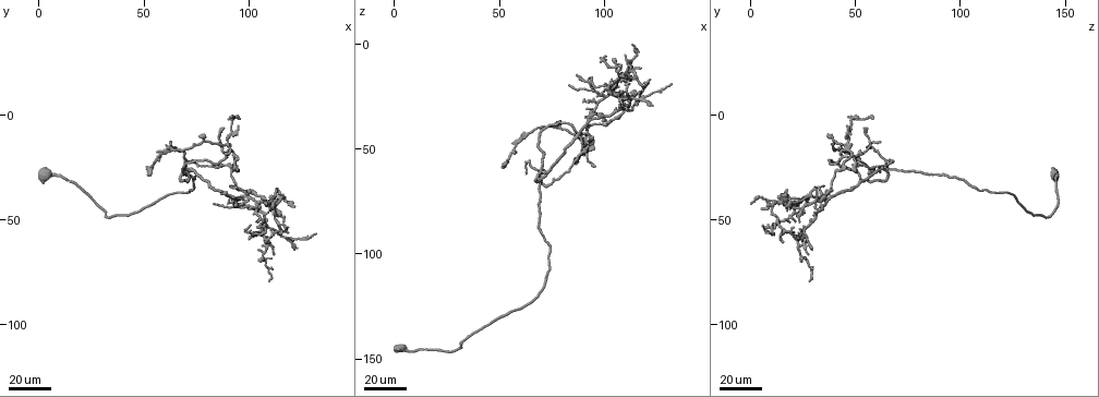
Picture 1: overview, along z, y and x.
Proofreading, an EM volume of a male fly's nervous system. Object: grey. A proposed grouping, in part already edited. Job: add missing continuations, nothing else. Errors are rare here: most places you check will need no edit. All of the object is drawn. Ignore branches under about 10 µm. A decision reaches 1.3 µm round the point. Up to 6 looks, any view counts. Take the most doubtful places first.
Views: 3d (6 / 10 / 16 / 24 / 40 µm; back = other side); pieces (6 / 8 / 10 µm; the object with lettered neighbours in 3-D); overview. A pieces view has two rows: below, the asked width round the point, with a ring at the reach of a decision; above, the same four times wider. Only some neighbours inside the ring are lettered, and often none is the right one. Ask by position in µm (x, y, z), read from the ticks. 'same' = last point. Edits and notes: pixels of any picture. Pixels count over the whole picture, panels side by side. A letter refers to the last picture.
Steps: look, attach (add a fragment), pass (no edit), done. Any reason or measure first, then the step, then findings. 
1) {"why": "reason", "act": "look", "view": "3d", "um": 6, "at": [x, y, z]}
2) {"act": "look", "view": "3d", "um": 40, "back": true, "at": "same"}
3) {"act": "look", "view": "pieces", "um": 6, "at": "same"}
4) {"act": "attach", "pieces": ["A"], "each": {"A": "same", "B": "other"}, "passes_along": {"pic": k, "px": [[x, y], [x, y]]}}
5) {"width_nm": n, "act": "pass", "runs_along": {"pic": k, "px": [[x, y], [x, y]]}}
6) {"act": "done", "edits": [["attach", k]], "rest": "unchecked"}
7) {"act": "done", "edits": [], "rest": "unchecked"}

{"act": "look", "view": "3d", "um": 40, "at": [118, 54, 12]}

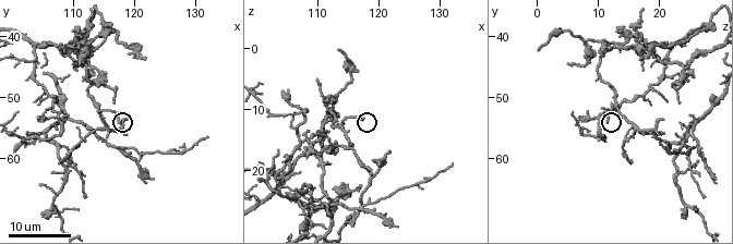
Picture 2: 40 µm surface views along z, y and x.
{"act": "look", "view": "pieces", "um": 10, "at": [117.5, 54.0, 11.5]}

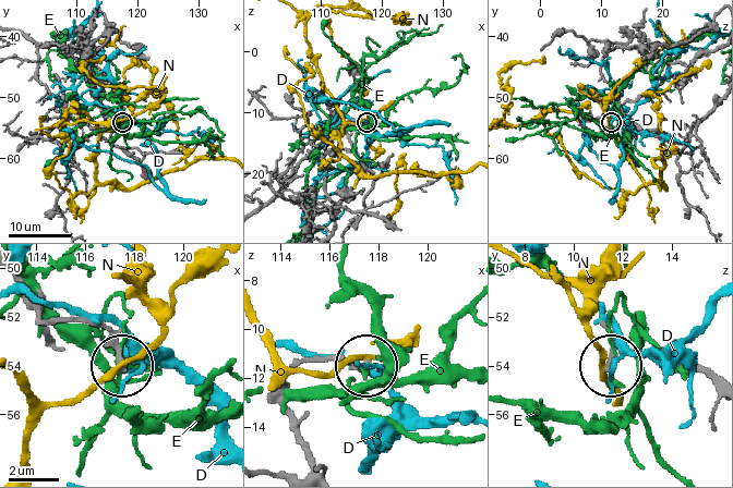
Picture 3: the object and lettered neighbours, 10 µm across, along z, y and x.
{"act": "pass", "each": {"D": "other", "E": "other", "N": "other"}, "found": "no lettered fragment goes on from it"}

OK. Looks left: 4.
{"why": "an open end", "act": "look", "view": "3d", "um": 16, "at": [113.5, 42.0, 0.0]}

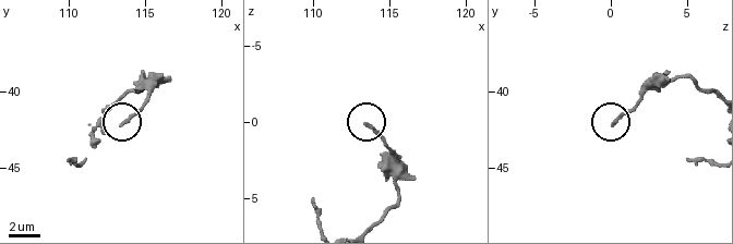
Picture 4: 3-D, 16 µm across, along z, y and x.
{"act": "look", "view": "pieces", "um": 6, "at": [113.6, 42.2, 0.0]}

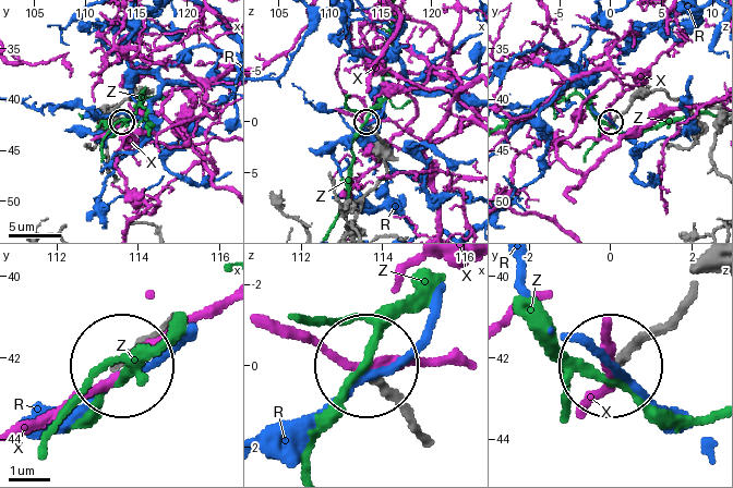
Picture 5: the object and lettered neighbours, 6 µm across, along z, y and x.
{"act": "pass", "each": {"R": "other", "X": "other", "Z": "other"}, "runs_along": {"pic": 5, "px": [[416, 434], [367, 374]]}, "found": "no lettered fragment goes on from it"}

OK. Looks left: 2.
{"why": "an open end", "act": "look", "view": "3d", "um": 16, "at": [110.0, 44.5, 5.0]}

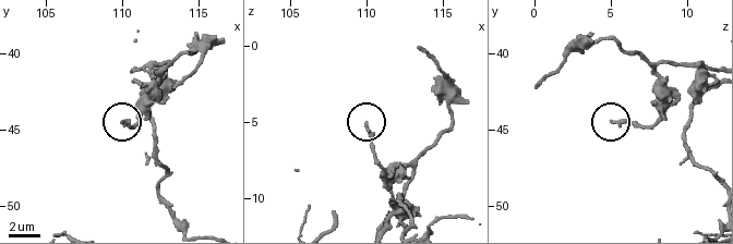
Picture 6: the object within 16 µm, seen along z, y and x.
{"act": "look", "view": "pieces", "um": 10, "at": [110.0, 44.4, 5.0]}

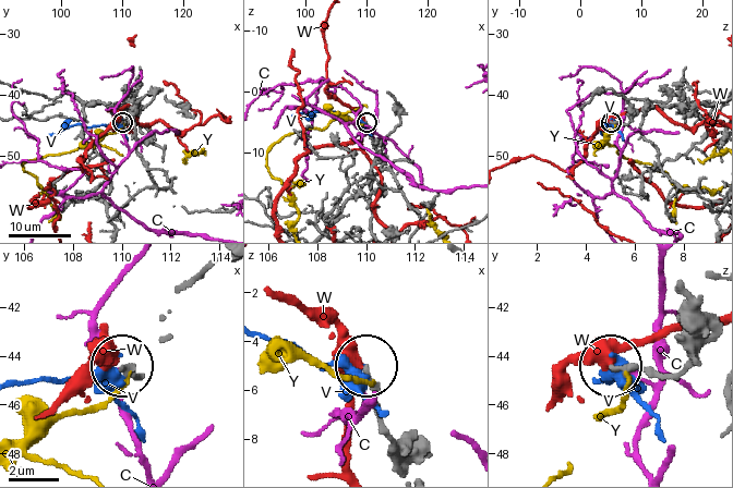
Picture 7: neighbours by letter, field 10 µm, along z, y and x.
{"act": "pass", "each": {"C": "other", "V": "other", "W": "other", "Y": "other"}, "runs_along": {"pic": 7, "px": [[680, 105], [633, 98], [628, 122], [611, 122]]}, "found": "none of them fits"}

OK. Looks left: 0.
{"act": "done", "edits": [], "rest": "unchecked"}

